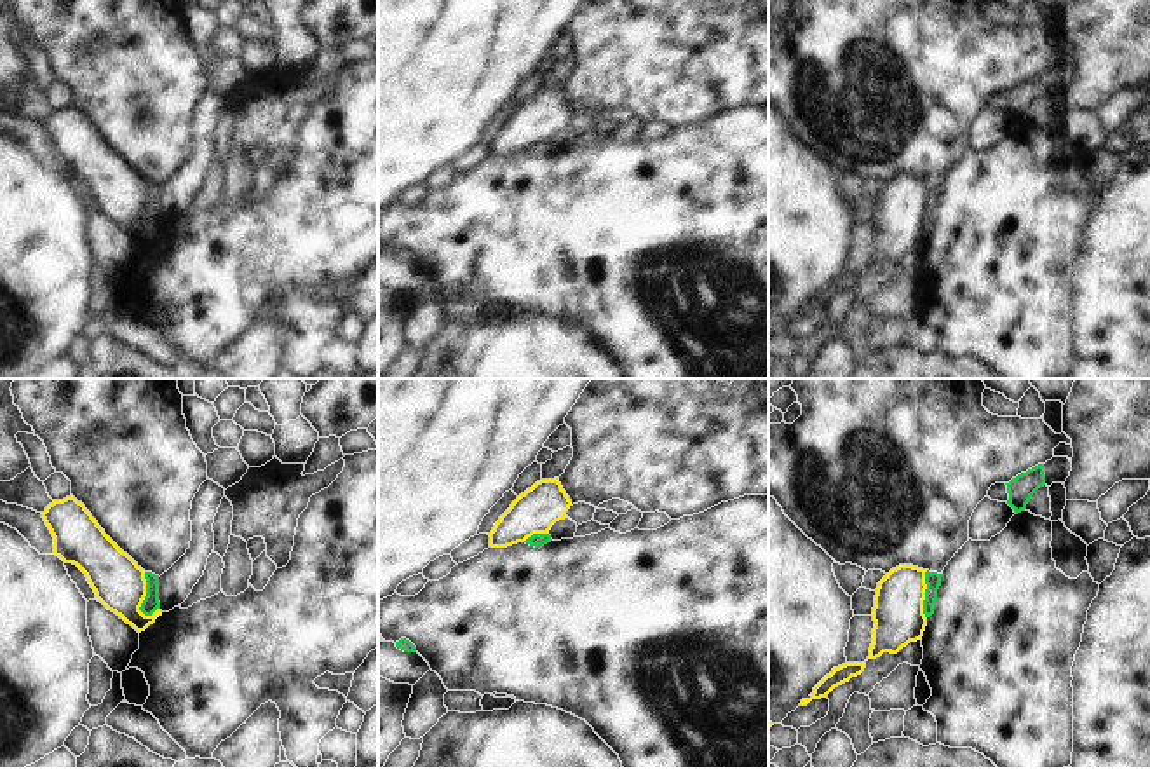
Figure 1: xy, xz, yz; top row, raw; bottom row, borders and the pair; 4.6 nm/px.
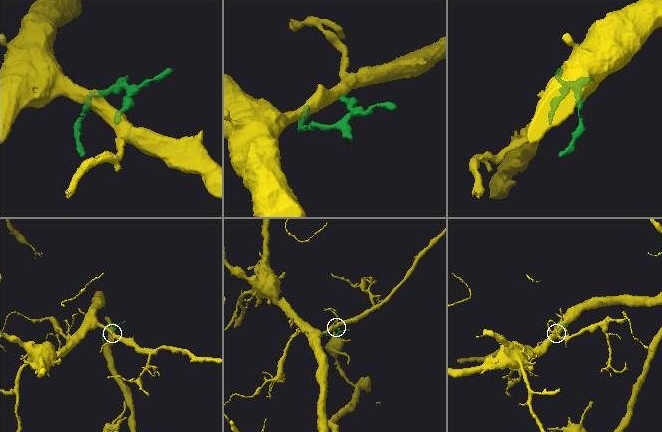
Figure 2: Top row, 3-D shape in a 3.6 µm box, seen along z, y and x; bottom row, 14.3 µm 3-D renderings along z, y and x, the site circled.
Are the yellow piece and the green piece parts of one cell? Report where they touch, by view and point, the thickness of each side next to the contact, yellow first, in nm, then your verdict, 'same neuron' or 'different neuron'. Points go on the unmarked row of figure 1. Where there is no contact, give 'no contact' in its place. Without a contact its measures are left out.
xy (145, 204) | 240/80 nm | different neuron

